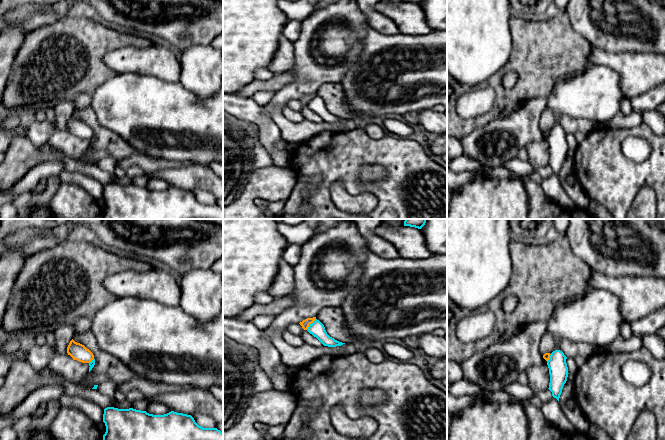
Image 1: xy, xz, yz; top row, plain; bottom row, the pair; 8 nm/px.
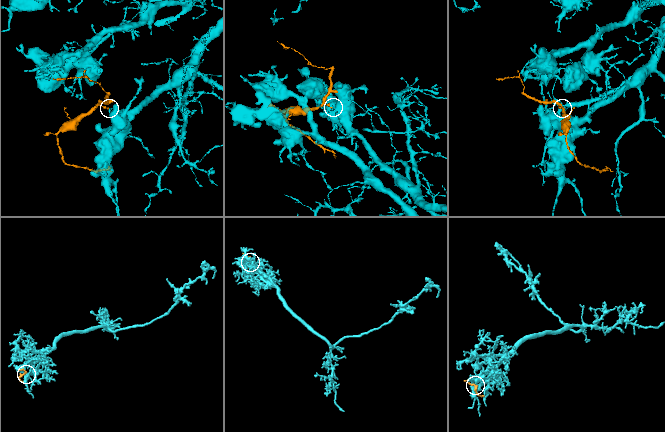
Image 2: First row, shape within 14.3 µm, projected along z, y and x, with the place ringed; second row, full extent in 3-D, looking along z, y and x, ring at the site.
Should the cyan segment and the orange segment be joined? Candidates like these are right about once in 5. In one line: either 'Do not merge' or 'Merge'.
Do not merge

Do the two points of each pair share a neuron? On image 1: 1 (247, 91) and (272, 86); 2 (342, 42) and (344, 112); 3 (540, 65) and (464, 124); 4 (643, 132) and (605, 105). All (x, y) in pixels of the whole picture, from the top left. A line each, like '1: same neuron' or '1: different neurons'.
1: same neuron
2: different neurons
3: same neuron
4: different neurons

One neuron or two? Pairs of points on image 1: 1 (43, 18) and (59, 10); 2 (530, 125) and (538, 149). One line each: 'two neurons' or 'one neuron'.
1: one neuron
2: two neurons

